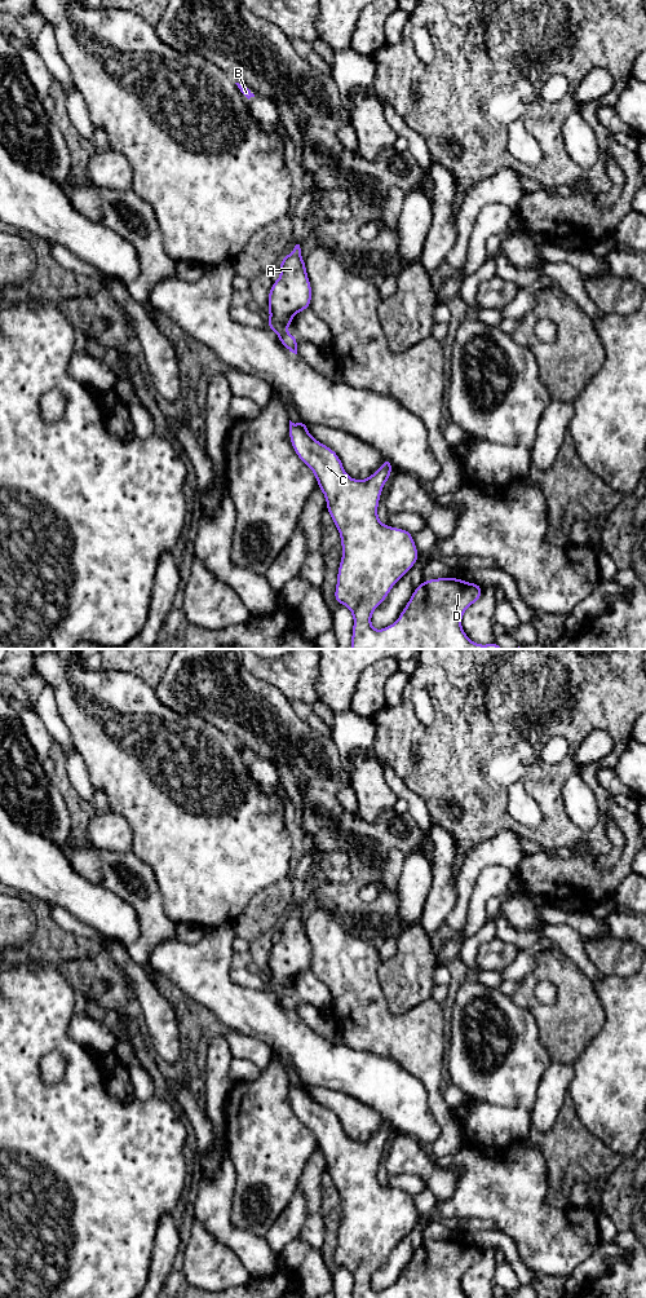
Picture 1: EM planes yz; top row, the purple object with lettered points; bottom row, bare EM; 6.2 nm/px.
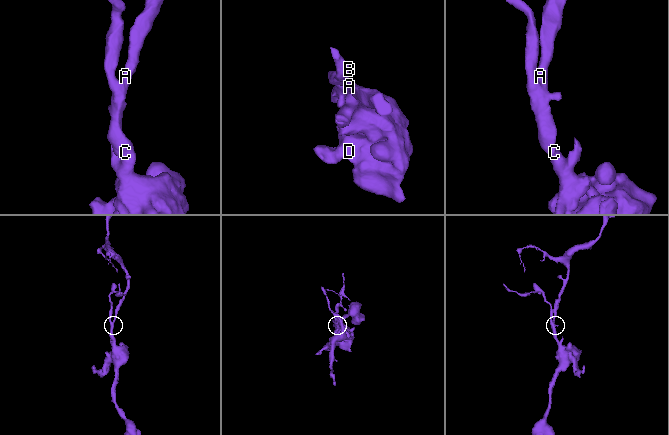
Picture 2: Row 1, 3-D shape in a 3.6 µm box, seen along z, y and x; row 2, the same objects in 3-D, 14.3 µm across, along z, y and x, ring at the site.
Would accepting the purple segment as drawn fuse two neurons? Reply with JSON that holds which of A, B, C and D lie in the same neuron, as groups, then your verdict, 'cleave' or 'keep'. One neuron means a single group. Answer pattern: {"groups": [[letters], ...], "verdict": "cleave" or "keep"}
{"groups": [["A", "B", "C", "D"]], "verdict": "keep"}

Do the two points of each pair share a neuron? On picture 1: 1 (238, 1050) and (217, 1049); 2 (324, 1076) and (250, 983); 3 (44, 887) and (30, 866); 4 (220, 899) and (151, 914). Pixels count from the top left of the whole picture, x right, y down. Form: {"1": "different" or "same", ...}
{"1": "different", "2": "different", "3": "same", "4": "different"}

